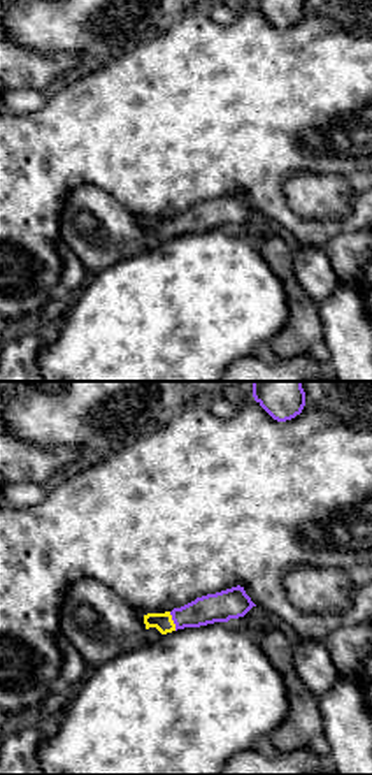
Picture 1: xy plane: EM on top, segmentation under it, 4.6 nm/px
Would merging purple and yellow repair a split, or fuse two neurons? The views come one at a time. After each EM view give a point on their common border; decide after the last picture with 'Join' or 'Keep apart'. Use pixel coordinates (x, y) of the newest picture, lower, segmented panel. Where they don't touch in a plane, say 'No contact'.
Touches purple at (172, 619)

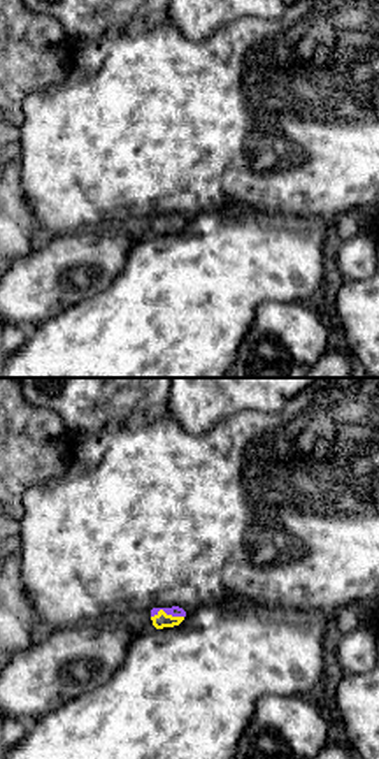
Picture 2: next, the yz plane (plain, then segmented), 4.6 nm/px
Touches purple at (167, 614)

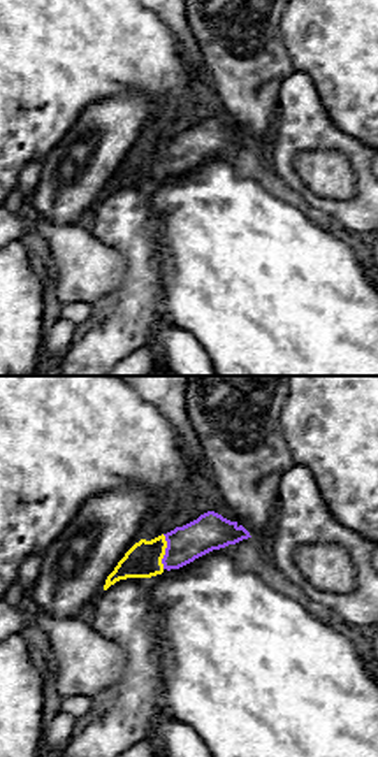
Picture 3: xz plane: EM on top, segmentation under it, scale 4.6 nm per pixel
Touches purple at (166, 552)

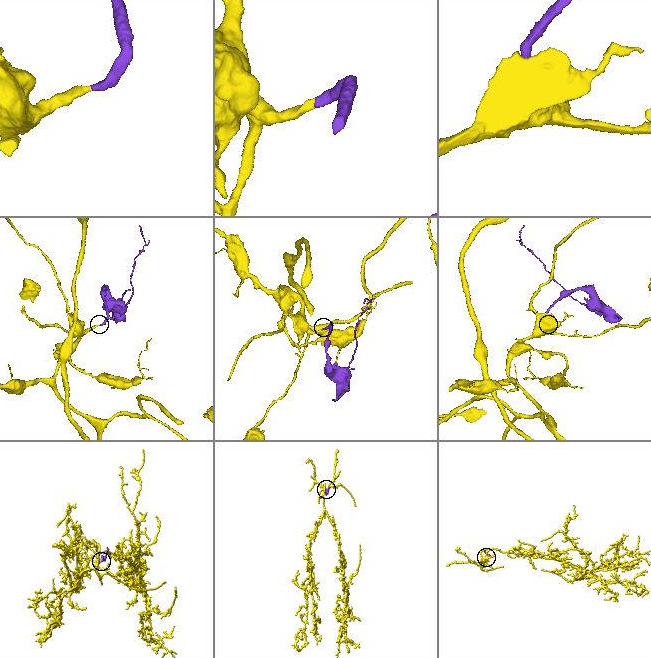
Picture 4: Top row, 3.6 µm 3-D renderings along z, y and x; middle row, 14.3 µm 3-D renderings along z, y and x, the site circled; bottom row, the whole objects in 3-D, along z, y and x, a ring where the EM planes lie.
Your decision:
Join

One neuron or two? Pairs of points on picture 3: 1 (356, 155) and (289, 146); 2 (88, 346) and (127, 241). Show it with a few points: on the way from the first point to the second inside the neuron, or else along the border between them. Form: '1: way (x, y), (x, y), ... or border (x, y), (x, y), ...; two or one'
1: way (340, 141), (305, 139); one
2: way (115, 320), (136, 299), (136, 267); one

